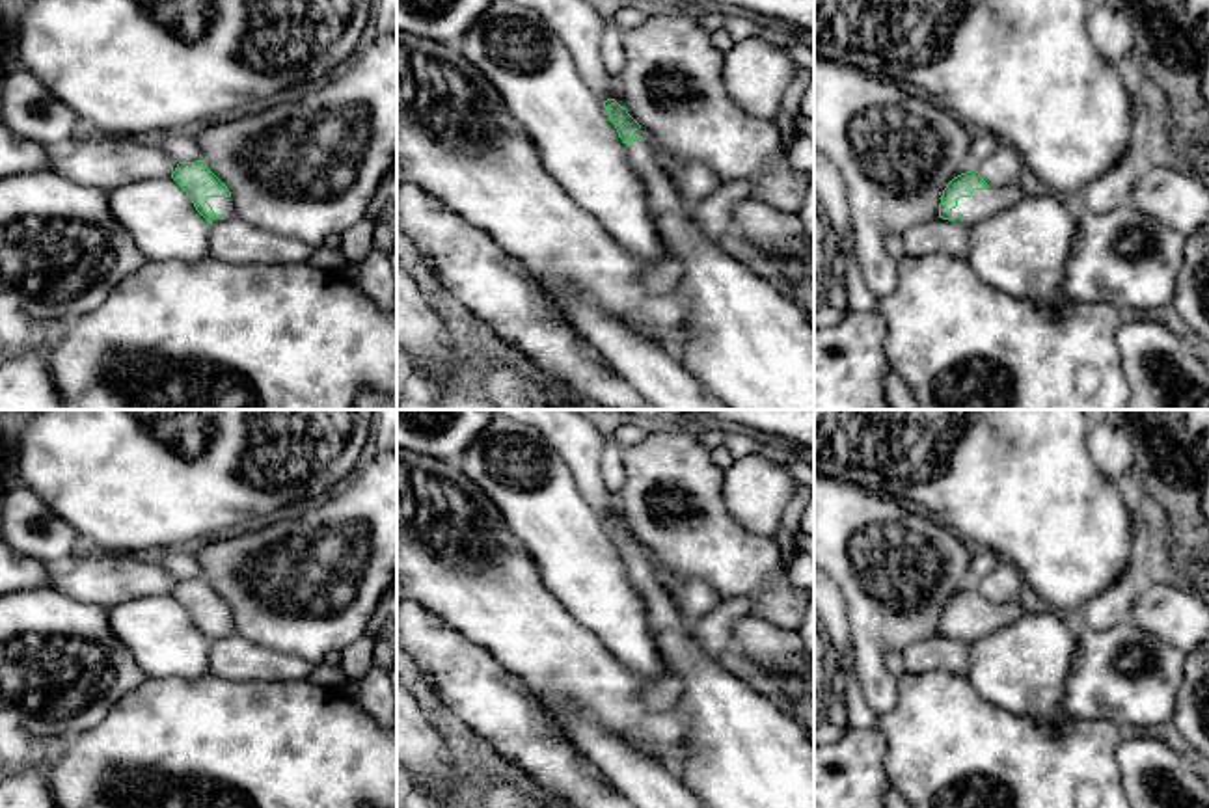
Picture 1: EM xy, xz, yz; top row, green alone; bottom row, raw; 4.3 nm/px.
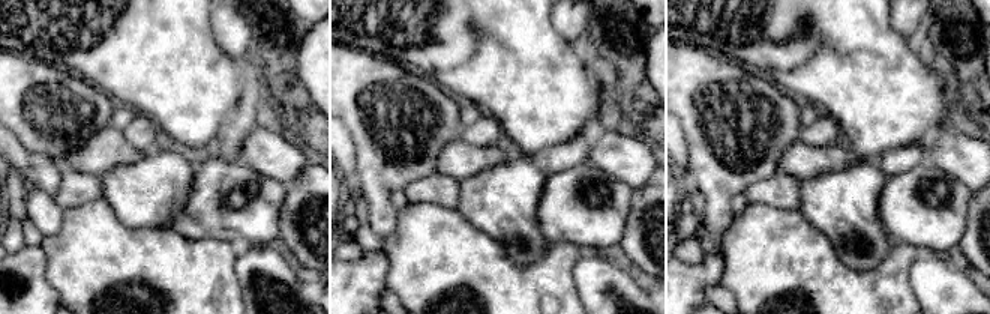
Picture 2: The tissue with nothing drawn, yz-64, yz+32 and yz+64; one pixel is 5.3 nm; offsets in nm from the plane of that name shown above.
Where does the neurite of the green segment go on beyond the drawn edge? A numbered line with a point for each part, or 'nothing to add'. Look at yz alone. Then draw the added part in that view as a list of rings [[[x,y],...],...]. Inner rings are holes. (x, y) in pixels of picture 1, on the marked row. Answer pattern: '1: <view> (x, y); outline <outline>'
1: yz (982, 203); outline [[[987,186],[985,190],[974,190],[971,197],[959,197],[958,207],[952,209],[956,223],[972,225],[1004,209],[1015,207],[1026,194],[1013,186]]]

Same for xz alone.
1: xz (751, 347); outline [[[646,130],[630,136],[633,141],[624,143],[624,153],[645,184],[669,259],[682,263],[680,281],[689,296],[689,341],[680,365],[728,410],[814,410],[814,320],[792,292],[781,292],[706,238],[659,164]]]

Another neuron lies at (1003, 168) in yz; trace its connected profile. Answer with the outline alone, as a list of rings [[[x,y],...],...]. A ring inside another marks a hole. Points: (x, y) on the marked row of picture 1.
[[[998,143],[995,153],[974,169],[991,186],[1013,186],[1019,182],[1023,168],[1025,162],[1019,153],[1008,143]]]

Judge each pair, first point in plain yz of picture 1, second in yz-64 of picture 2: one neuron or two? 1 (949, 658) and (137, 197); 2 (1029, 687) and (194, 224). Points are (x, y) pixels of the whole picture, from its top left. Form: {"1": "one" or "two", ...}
{"1": "two", "2": "two"}

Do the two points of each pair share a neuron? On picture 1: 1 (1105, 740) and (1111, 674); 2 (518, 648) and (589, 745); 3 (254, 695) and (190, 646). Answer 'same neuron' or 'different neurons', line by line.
1: different neurons
2: different neurons
3: different neurons

